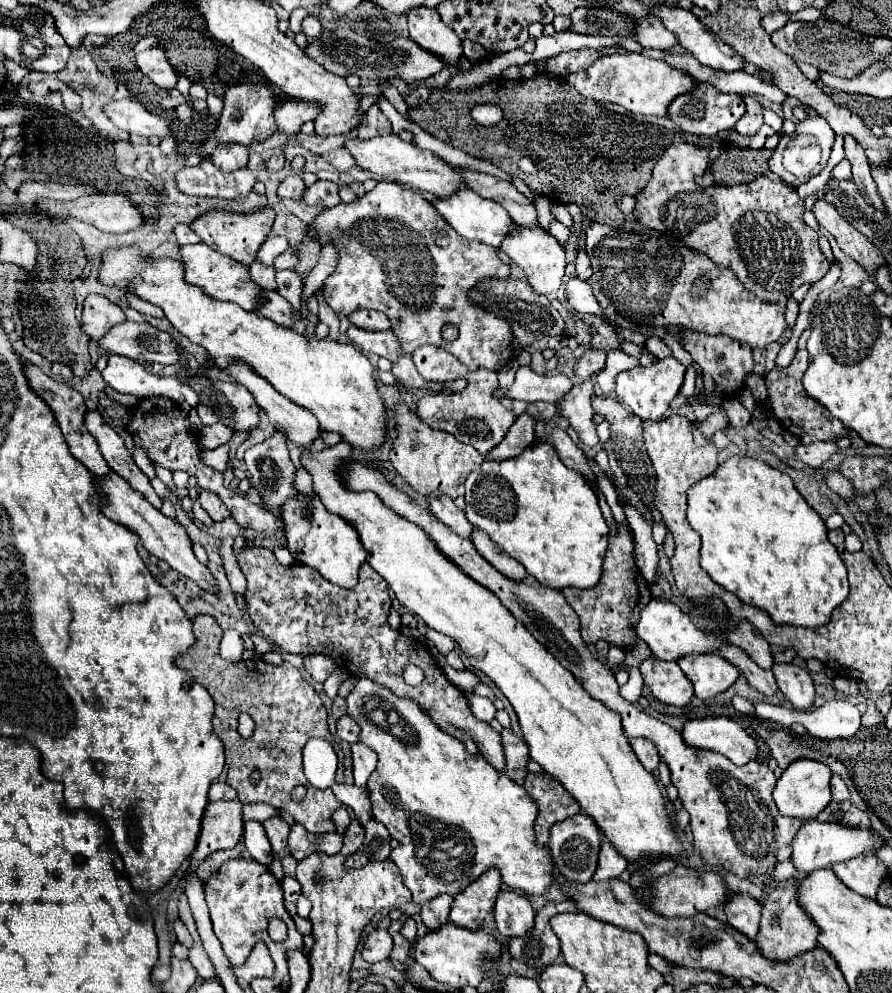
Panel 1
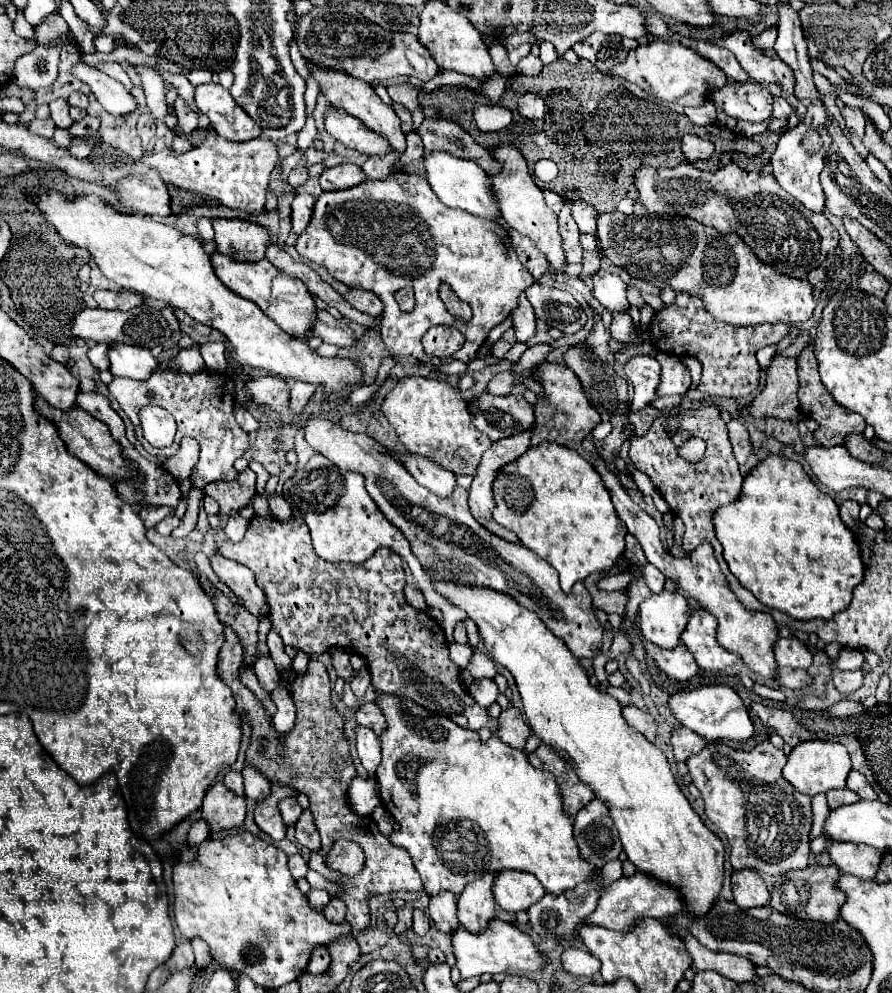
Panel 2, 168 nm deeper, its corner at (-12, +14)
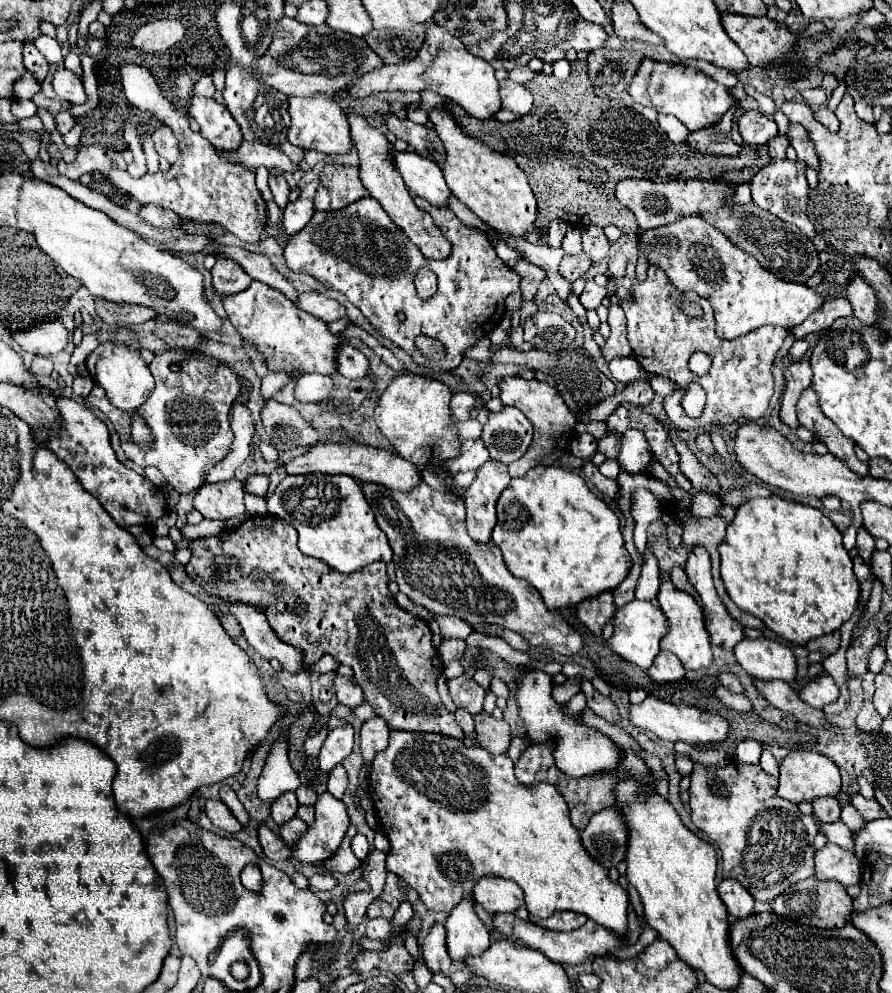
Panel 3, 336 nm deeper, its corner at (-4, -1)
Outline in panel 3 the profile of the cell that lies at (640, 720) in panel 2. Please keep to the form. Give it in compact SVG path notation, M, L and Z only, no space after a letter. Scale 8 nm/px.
M582 679L582 683L580 683L580 691L586 695L586 703L588 703L588 707L590 707L596 715L604 717L604 719L610 721L610 723L618 723L620 717L618 717L618 709L616 709L616 705L612 703L612 699L600 695L600 693L594 689L592 681Z

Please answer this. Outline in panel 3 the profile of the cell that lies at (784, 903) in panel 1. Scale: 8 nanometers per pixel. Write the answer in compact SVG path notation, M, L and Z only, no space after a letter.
M816 877L794 883L782 895L778 895L770 905L772 905L772 911L776 915L790 917L794 921L800 921L802 925L824 927L824 929L844 927L850 921L850 915L854 911L852 897L846 893L846 887L842 887L842 883L838 883L838 881L820 881Z

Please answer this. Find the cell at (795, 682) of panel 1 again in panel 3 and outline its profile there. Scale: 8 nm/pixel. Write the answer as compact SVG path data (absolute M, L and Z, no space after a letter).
M768 637L740 641L734 655L746 673L760 681L792 681L796 677L796 659L792 649Z

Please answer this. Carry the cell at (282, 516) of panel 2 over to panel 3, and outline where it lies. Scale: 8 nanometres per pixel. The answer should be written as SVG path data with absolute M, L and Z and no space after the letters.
M246 493L246 507L248 507L248 511L250 511L250 509L254 509L254 511L256 511L256 515L266 515L266 513L268 513L268 511L266 511L266 501L264 501L264 499L260 499L260 497L252 499L252 495L250 495L250 493Z

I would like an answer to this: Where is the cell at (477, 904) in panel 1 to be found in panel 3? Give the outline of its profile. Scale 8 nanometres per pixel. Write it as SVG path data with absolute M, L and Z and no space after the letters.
M472 899L460 901L444 923L446 927L446 947L452 961L462 961L466 957L482 955L490 947L488 929L480 923Z

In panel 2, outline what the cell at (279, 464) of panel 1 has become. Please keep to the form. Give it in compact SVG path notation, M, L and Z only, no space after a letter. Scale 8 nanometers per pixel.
M296 382L292 386L290 392L290 414L294 416L294 424L300 422L302 418L302 410L306 406L306 402L310 400L310 396L316 392L316 388L312 384L304 384L304 382Z

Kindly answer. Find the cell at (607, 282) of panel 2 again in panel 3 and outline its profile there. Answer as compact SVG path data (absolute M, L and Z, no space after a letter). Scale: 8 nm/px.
M588 279L586 281L586 287L584 287L584 293L580 295L580 303L586 307L586 309L596 309L602 299L606 297L606 289L604 287L598 287L594 283L594 279Z

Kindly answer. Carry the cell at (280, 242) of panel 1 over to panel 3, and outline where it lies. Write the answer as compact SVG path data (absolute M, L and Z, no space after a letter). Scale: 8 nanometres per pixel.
M296 199L294 203L288 203L284 209L284 229L288 231L288 235L298 233L300 229L306 227L308 219L314 215L314 201L312 199Z

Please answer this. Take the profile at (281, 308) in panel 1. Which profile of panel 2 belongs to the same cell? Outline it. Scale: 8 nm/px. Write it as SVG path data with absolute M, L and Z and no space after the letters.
M316 310L316 320L312 324L312 334L320 336L328 344L336 346L352 346L354 336L346 320L336 320L326 310Z

